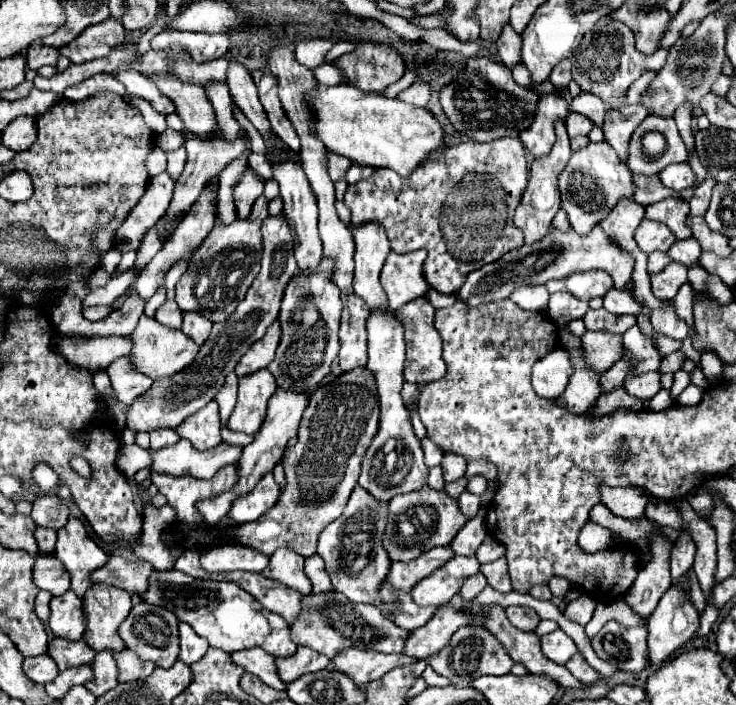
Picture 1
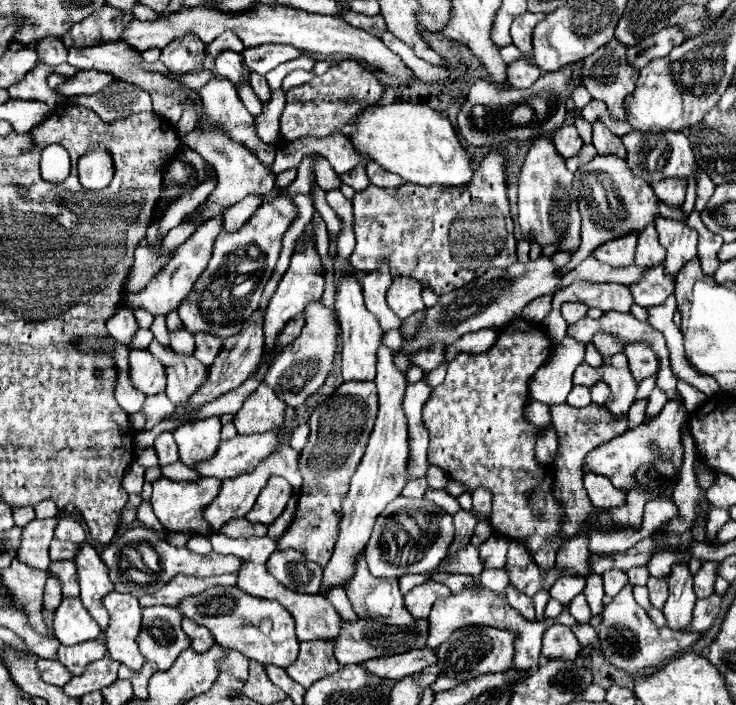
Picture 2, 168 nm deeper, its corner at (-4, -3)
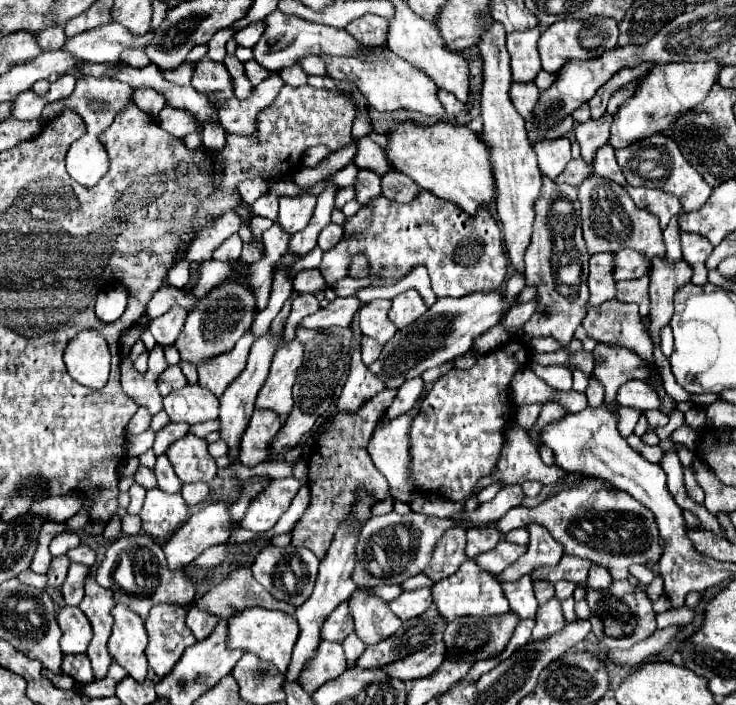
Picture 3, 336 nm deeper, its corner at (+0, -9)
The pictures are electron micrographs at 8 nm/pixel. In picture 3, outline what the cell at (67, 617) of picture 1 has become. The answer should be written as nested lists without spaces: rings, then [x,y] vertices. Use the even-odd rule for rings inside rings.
[[[65,606],[65,608],[61,608],[57,622],[63,632],[63,636],[61,636],[63,654],[85,652],[91,642],[91,636],[93,636],[93,630],[91,630],[85,614],[81,614],[79,608]]]

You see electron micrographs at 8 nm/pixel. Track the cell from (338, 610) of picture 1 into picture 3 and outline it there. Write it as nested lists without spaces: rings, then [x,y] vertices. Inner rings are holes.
[[[433,604],[425,614],[421,614],[421,618],[403,622],[403,626],[385,642],[379,642],[377,646],[367,646],[365,652],[353,662],[353,666],[381,668],[389,662],[401,660],[415,650],[421,650],[433,642],[441,642],[445,626],[445,620],[437,614],[437,608]]]

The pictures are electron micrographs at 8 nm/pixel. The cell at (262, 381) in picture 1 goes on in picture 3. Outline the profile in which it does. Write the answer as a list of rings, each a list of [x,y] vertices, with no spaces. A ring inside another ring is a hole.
[[[255,410],[249,418],[249,426],[241,436],[239,446],[239,460],[245,466],[255,466],[269,458],[267,446],[271,438],[279,432],[281,420],[279,414],[273,410]]]

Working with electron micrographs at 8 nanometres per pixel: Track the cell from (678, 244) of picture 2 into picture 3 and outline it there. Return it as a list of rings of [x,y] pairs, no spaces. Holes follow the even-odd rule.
[[[667,256],[663,258],[653,258],[653,268],[649,272],[651,276],[651,336],[653,342],[659,344],[659,330],[669,324],[673,316],[673,294],[677,288],[687,284],[691,280],[691,270],[689,264],[681,260],[669,260]]]

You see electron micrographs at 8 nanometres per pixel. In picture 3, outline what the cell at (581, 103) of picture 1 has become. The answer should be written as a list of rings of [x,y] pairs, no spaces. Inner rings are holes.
[[[603,144],[601,148],[597,148],[595,158],[593,158],[593,172],[599,176],[605,176],[605,178],[611,178],[611,180],[625,186],[625,176],[615,160],[613,146],[609,146],[609,144]]]

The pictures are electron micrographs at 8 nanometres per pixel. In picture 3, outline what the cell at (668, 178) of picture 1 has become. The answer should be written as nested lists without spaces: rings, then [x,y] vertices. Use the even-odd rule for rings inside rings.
[[[625,186],[625,188],[639,208],[645,208],[659,218],[661,228],[665,228],[669,224],[669,220],[681,210],[681,202],[677,198],[673,198],[673,194],[665,194],[663,190],[633,188],[633,186]]]

